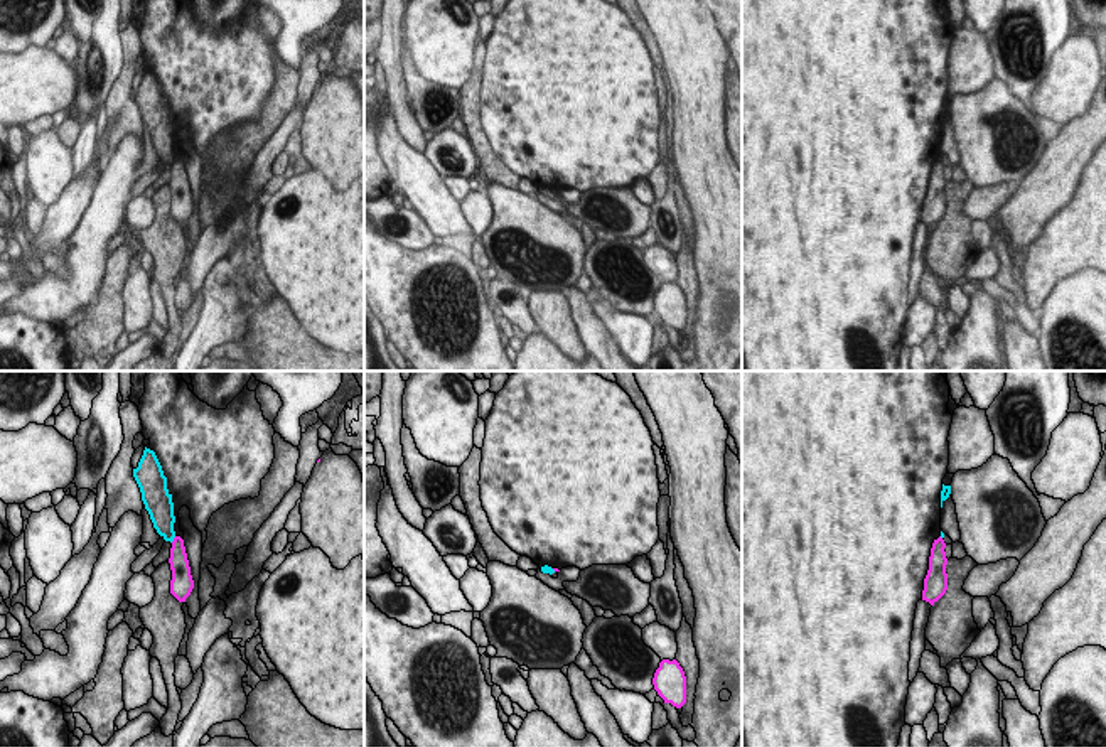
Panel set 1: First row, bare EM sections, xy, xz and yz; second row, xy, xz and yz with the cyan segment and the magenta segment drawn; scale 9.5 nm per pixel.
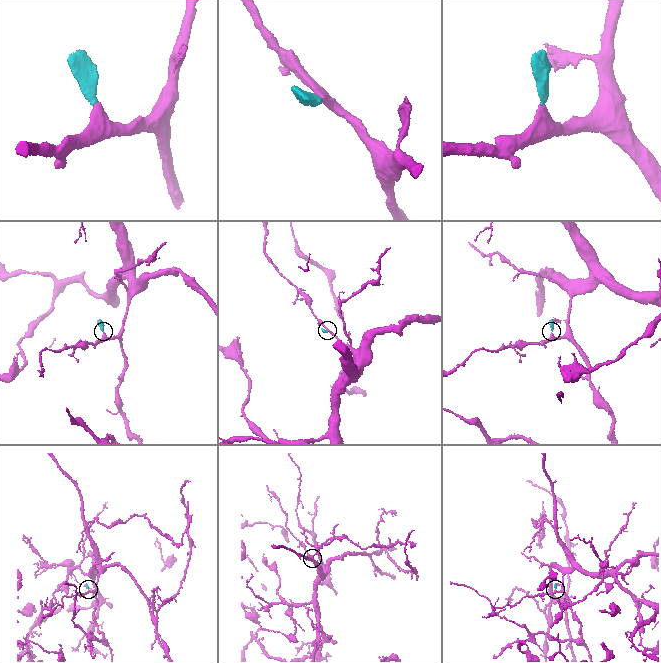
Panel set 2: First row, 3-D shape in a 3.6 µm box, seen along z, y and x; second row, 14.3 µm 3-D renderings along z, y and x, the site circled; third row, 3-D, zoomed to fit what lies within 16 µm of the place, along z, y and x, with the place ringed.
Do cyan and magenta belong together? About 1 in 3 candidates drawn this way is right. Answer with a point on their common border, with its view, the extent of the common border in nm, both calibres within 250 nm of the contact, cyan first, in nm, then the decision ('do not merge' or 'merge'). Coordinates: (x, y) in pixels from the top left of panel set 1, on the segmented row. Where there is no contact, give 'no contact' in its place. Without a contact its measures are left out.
xy (172, 540) | 80 nm | 220/190 nm | do not merge

